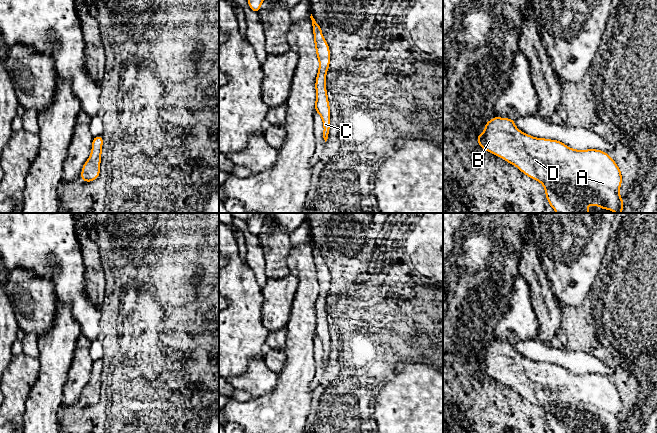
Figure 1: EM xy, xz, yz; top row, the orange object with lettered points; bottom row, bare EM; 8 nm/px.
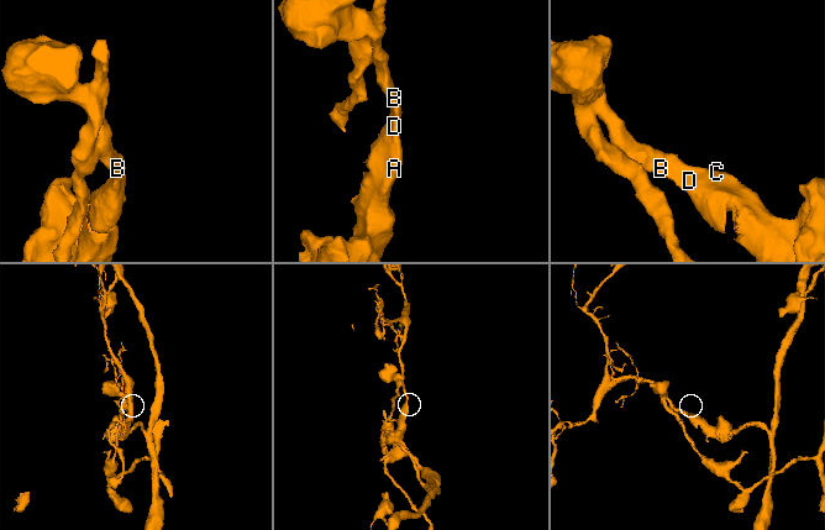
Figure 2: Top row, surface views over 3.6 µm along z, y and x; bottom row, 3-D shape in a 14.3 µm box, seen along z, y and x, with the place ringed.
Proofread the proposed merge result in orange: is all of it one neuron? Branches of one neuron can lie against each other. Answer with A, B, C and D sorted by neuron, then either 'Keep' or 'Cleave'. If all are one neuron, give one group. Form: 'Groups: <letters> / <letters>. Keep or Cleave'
Groups: A B C D. Keep

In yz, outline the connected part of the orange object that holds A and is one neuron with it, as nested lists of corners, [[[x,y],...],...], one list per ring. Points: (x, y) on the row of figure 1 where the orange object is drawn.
[[[498,116],[486,123],[482,135],[477,134],[477,142],[483,150],[504,159],[528,177],[540,182],[544,186],[549,205],[556,213],[589,213],[588,206],[590,204],[615,213],[622,213],[624,202],[619,194],[622,184],[621,170],[614,159],[604,151],[597,149],[576,150],[558,140],[532,137],[520,131],[515,126],[515,120]]]

